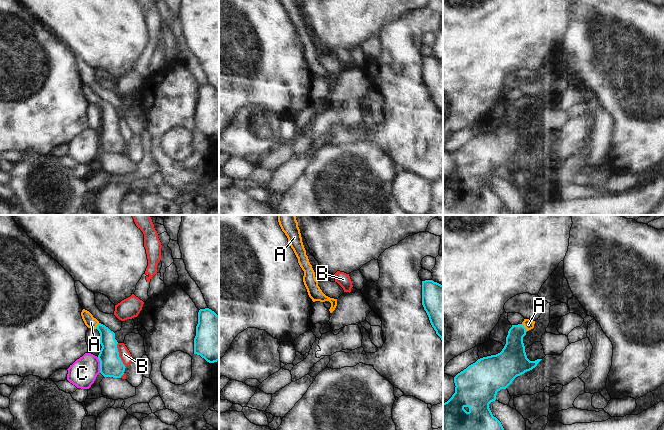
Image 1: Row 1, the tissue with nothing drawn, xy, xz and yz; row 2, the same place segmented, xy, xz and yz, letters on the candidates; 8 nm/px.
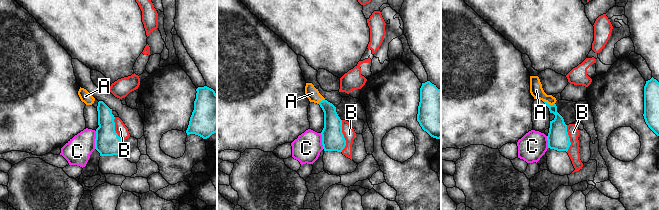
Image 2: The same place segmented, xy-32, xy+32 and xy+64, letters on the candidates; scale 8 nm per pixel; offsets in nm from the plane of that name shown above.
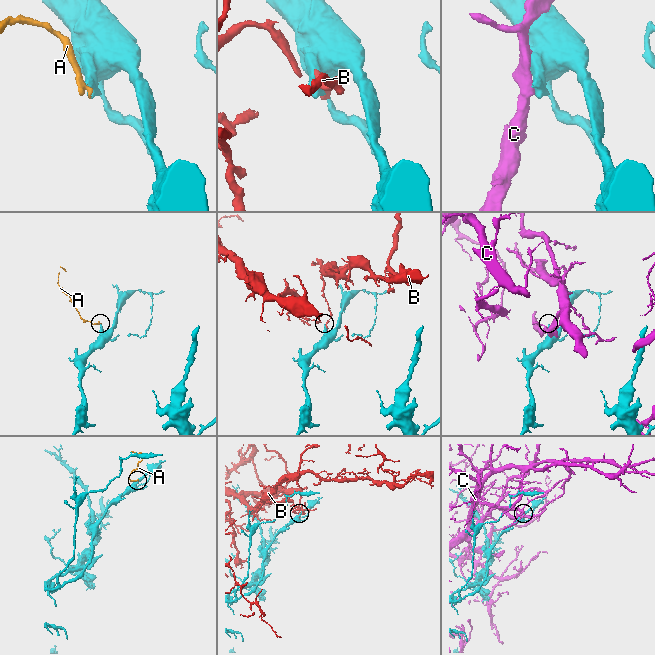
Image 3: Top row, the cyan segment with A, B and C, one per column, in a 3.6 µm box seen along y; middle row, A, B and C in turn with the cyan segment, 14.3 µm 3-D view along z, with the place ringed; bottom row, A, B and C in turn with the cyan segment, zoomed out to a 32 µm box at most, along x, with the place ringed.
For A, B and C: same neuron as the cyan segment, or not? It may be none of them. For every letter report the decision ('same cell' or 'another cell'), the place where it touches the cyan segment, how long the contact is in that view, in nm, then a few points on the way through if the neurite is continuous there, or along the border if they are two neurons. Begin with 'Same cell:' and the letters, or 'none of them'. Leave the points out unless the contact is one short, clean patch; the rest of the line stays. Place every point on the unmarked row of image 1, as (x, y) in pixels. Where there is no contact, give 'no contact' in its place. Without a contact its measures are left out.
Same cell: A
A: same cell; contact yz (525, 104); length 80 nm; way yz (513, 132), (514, 115), (525, 104), (528, 100)
B: another cell; contact xy (118, 131); length 220 nm; border xy (117, 119), (118, 132), (125, 143)
C: another cell; contact xy (100, 141); length 130 nm

